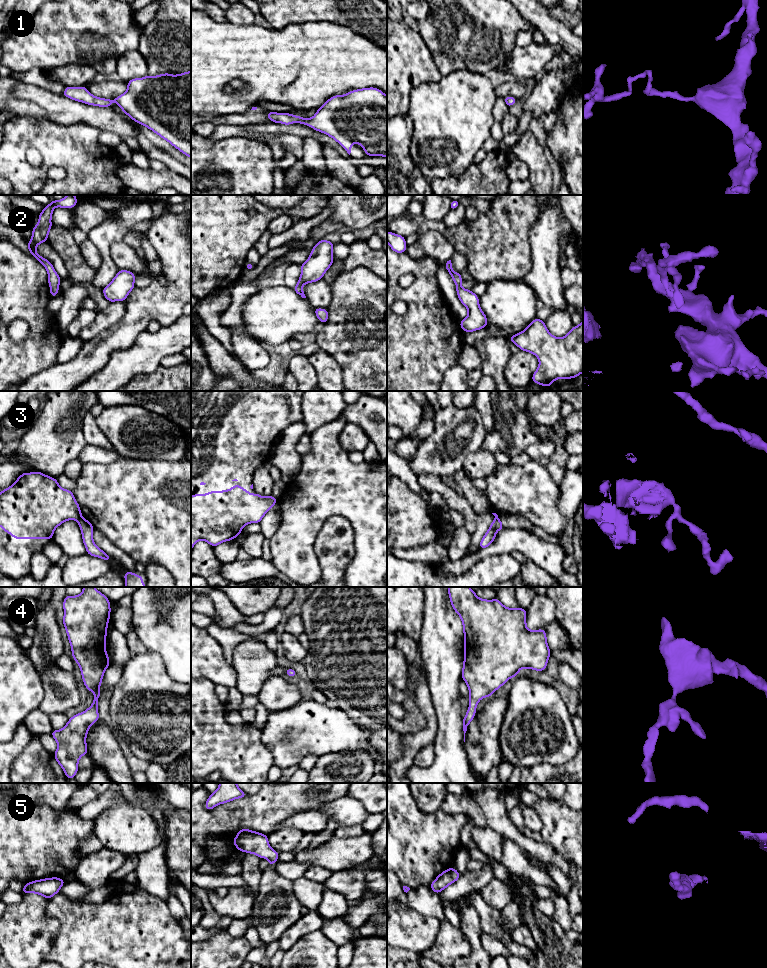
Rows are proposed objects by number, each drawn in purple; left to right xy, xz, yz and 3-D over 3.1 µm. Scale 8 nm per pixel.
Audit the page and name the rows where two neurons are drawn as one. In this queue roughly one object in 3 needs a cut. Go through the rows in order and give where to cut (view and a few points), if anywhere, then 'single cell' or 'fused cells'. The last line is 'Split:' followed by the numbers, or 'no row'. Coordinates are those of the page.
1: no cut | single cell
2: no cut | single cell
3: xy (81, 517), (77, 521) | fused cells
4: no cut | single cell
5: no cut | single cell
Split: 3

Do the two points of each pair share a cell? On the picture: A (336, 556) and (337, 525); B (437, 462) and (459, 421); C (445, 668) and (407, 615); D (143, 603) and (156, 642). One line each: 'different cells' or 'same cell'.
A: same cell
B: same cell
C: different cells
D: same cell

